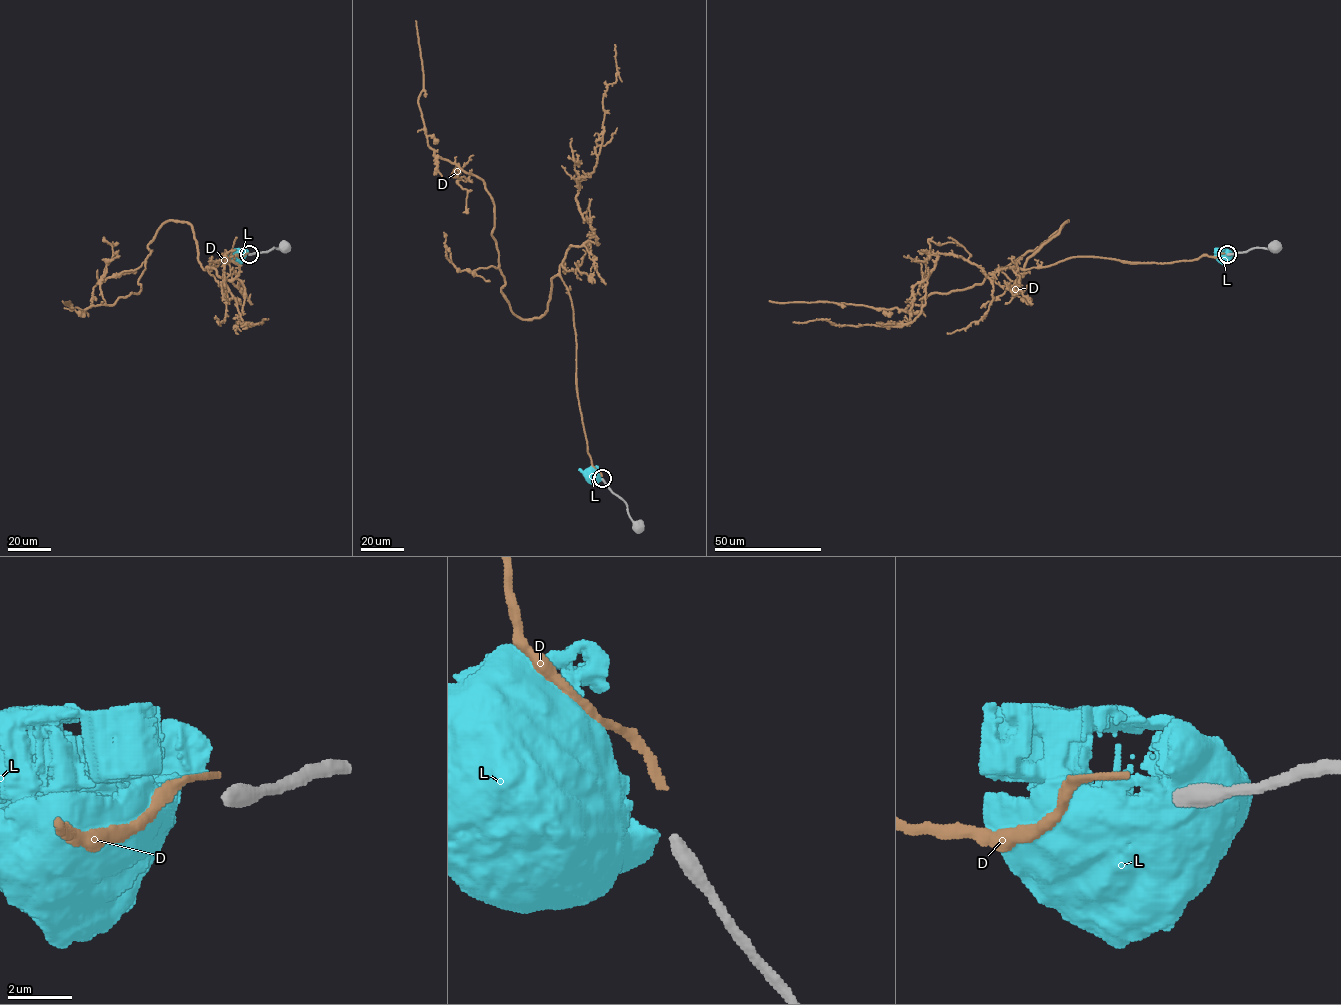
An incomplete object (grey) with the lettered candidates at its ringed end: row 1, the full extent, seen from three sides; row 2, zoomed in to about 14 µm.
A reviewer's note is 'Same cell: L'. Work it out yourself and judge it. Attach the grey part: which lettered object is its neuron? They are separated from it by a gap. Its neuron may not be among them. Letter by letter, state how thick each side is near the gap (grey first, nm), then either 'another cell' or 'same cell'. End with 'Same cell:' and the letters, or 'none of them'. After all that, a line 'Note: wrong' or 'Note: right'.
D: calibres 440 and 200 nm; another cell
L: calibres 440 and 650 nm; another cell
Same cell: none of them
Note: wrong

